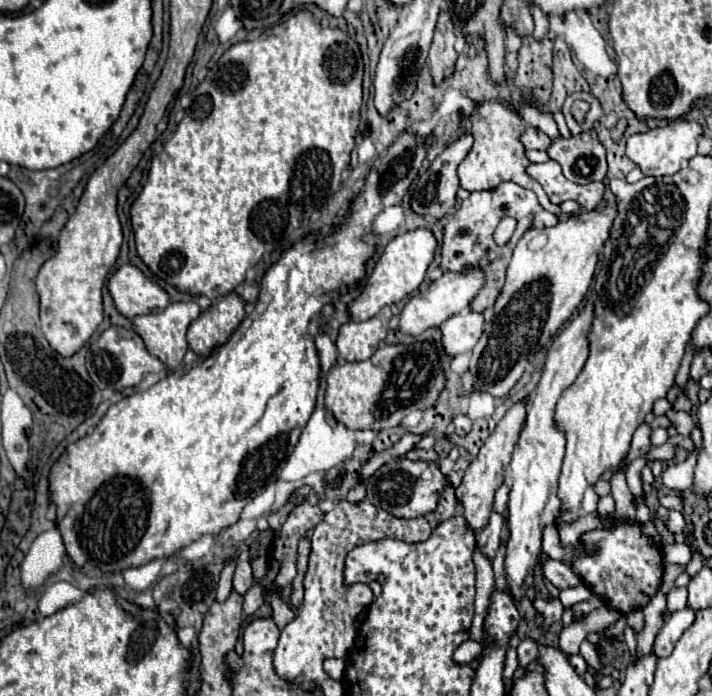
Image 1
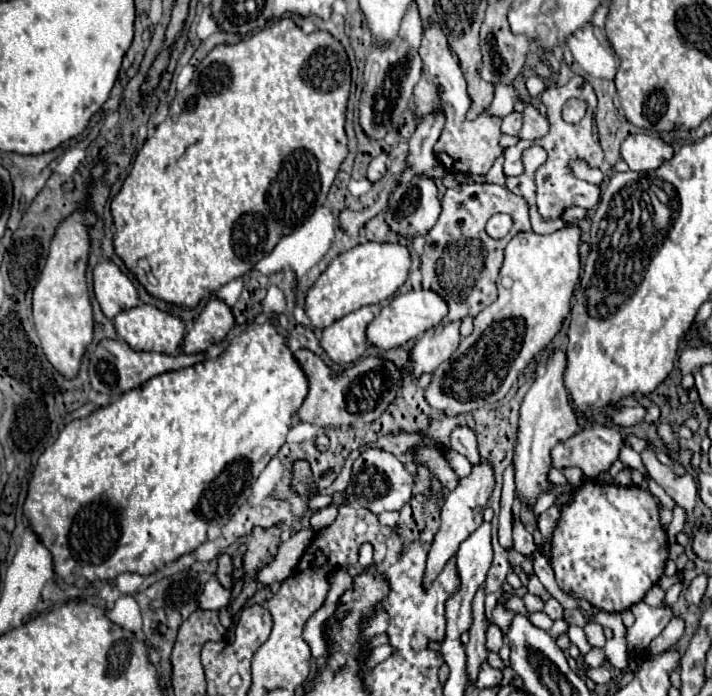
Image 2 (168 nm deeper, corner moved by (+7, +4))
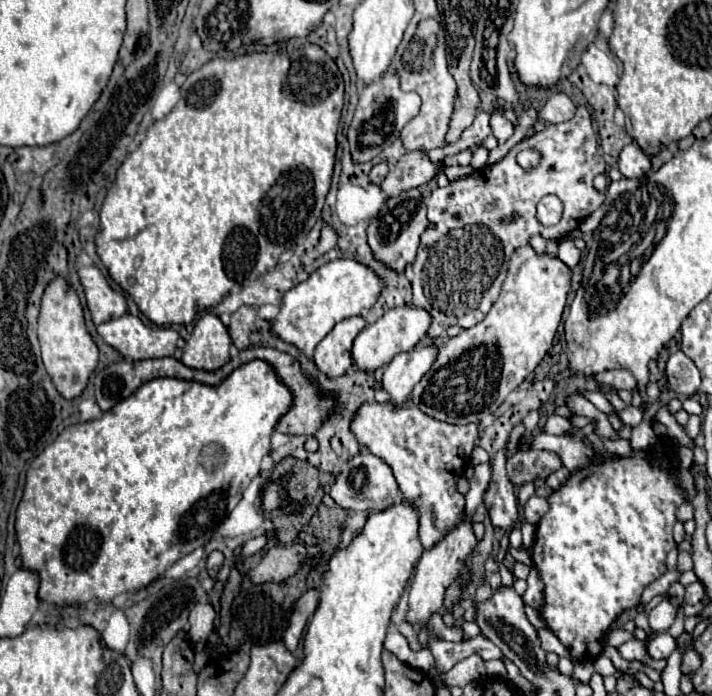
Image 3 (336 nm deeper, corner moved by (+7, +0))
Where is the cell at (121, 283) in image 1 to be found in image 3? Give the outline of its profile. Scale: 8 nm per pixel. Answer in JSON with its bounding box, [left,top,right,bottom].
[79,266,127,324]

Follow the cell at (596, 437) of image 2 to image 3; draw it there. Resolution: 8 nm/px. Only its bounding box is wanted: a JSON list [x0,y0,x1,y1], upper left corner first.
[507,450,561,486]

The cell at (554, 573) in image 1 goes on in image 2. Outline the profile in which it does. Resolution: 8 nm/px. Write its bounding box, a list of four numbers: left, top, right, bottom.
[513,518,537,554]

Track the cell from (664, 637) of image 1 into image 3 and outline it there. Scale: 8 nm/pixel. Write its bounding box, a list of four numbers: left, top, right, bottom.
[649,632,677,660]

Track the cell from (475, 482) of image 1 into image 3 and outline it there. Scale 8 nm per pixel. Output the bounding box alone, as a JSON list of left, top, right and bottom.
[407,512,477,624]

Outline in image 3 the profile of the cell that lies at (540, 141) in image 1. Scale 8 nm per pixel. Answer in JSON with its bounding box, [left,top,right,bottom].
[491,112,513,144]

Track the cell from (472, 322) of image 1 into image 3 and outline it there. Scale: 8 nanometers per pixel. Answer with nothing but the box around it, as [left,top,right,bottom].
[383,344,439,404]

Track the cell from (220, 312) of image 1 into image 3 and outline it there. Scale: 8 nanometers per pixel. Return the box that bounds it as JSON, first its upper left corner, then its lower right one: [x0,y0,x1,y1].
[181,312,231,370]

